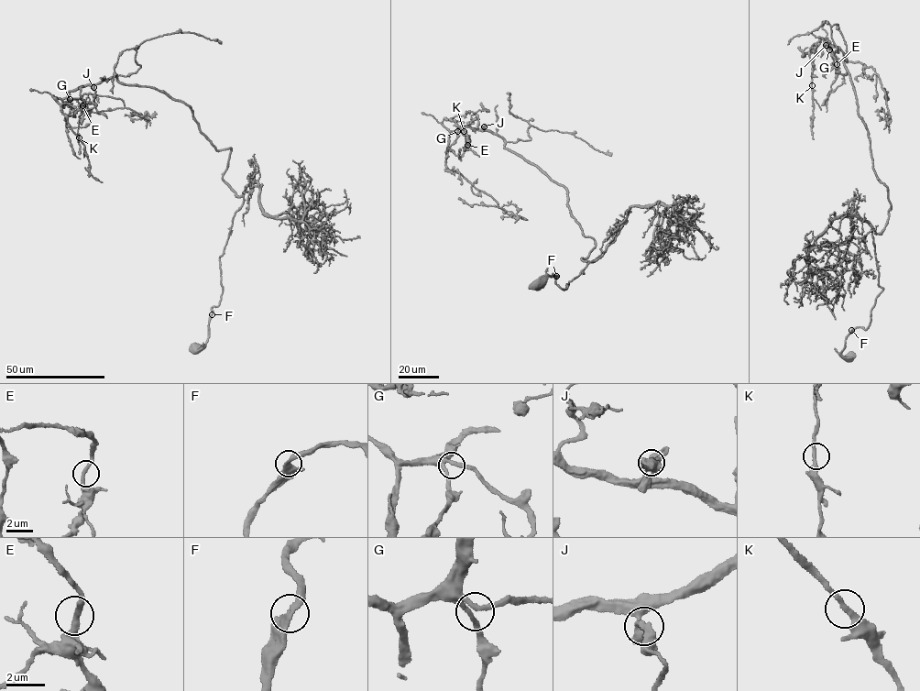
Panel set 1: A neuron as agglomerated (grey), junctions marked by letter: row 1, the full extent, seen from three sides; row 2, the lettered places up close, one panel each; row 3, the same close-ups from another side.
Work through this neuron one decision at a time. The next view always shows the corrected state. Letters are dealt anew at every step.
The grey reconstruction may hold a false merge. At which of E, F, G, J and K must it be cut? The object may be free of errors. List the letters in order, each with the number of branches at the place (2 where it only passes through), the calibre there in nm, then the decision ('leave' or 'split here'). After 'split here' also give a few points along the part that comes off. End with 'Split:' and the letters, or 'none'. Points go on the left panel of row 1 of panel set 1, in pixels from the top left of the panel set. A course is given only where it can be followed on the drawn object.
E: branches 2; calibre 280 nm; leave
F: branches 2; calibre 280 nm; leave
G: branches 2; calibre 240 nm; leave
J: branches 2; calibre 320 nm; leave
K: branches 2; calibre 280 nm; leave
Split: none

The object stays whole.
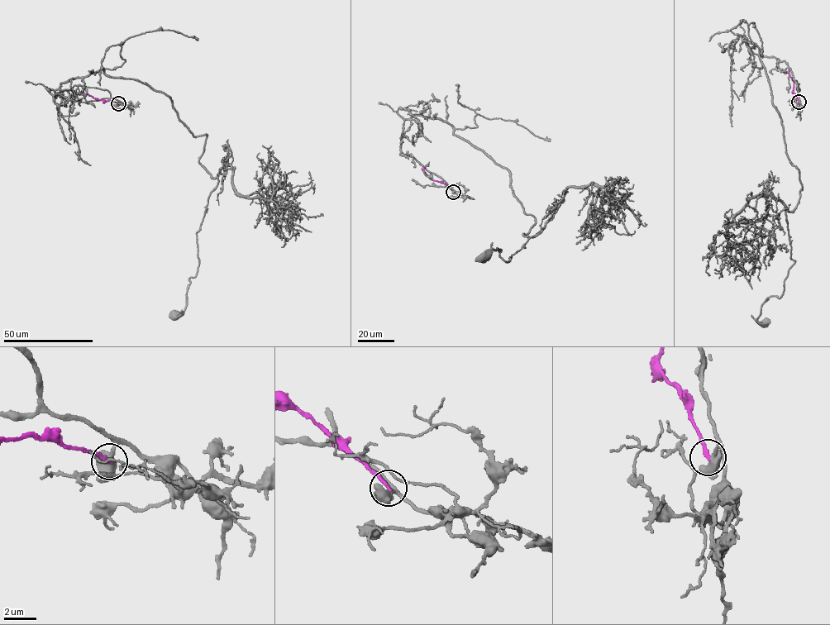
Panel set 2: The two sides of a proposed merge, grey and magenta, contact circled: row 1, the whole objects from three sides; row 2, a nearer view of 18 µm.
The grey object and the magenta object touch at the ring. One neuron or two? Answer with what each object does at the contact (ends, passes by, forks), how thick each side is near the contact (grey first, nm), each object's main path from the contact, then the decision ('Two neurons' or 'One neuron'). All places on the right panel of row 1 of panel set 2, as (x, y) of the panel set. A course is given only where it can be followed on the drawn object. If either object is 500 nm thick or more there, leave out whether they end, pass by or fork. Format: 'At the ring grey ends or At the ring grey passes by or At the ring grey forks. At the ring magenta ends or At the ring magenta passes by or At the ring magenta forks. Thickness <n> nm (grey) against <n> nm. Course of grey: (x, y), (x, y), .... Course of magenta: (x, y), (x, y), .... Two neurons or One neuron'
Thickness 550 nm (grey) against 200 nm. Course of grey: (798, 102), (788, 64), (745, 38), (802, 185), (786, 207), (795, 263), (782, 297), (760, 307), (765, 323). Course of magenta: (798, 102), (788, 70). Two neurons

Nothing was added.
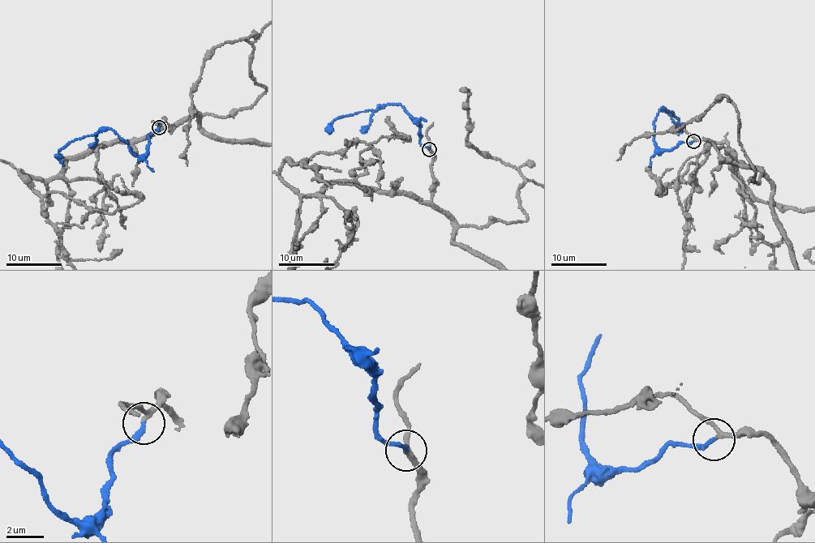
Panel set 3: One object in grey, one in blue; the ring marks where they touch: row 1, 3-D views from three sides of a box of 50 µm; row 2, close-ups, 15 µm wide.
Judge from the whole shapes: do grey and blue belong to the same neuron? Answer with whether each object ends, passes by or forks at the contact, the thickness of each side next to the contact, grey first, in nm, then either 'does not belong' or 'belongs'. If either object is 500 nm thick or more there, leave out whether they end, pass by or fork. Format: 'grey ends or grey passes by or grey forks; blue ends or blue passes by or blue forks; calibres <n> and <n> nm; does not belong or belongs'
grey passes by; blue ends; calibres 200 and 200 nm; belongs

